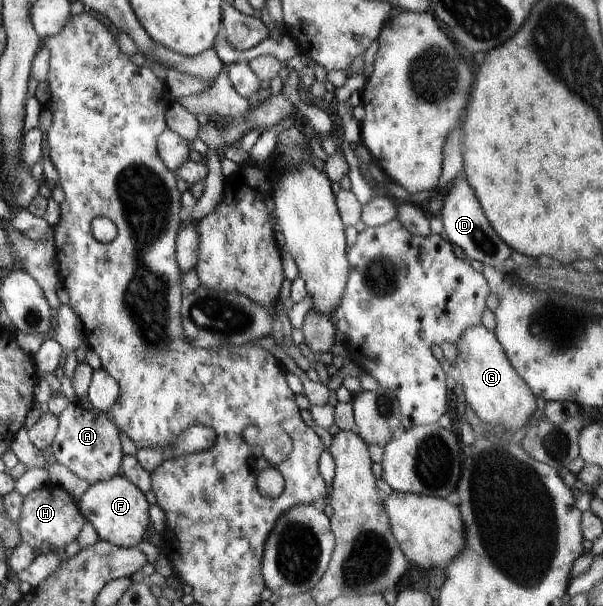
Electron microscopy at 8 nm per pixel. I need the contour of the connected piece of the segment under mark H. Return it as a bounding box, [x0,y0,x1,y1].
[18,487,85,553]

